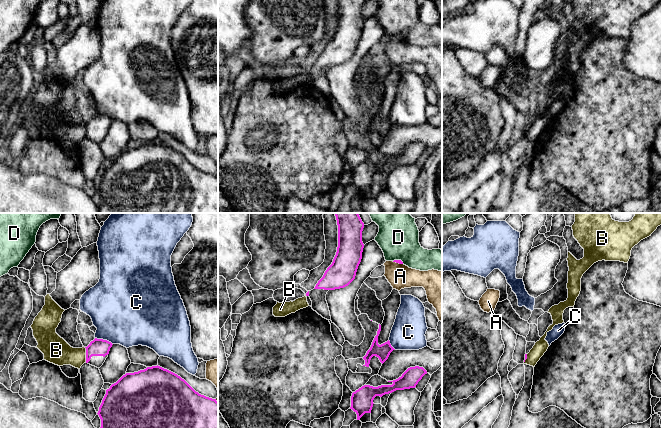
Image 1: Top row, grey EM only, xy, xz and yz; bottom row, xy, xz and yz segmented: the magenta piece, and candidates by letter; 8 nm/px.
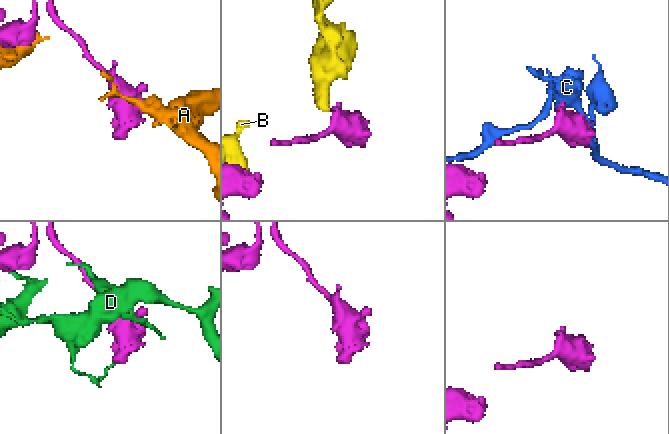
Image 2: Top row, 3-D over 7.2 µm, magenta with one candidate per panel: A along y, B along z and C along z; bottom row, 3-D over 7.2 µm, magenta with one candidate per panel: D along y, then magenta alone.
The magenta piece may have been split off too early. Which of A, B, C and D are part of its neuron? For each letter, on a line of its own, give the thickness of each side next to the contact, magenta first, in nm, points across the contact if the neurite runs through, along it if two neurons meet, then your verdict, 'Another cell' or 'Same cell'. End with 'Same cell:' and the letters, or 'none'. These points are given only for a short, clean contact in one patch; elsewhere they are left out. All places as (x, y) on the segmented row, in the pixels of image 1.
A: Thickness 30 nm (magenta) against 200 nm. Another cell
B: Thickness 140 nm (magenta) against 220 nm. Boundary: xy (84, 347), (86, 362). Another cell
C: Thickness 140 nm (magenta) against 460 nm. Another cell
D: Thickness 30 nm (magenta) against 340 nm. Another cell
Same cell: none

